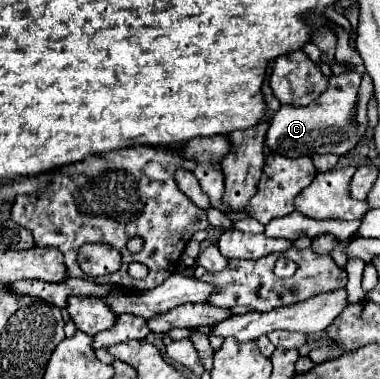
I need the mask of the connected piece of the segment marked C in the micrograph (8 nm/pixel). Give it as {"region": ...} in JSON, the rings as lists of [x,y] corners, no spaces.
{"region":[[[321,61],[318,66],[321,72],[329,77],[327,91],[321,93],[307,107],[281,105],[265,135],[265,147],[269,153],[277,153],[285,157],[303,157],[303,155],[317,155],[317,153],[345,155],[357,145],[359,141],[357,129],[349,127],[349,119],[355,109],[361,75],[357,71],[345,71],[341,75],[333,75],[327,64]]]}

